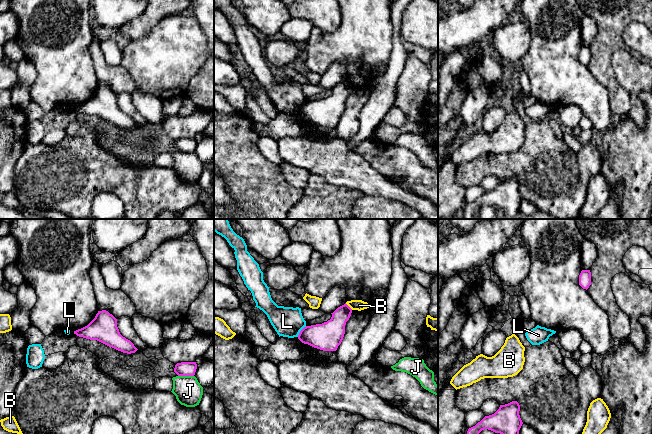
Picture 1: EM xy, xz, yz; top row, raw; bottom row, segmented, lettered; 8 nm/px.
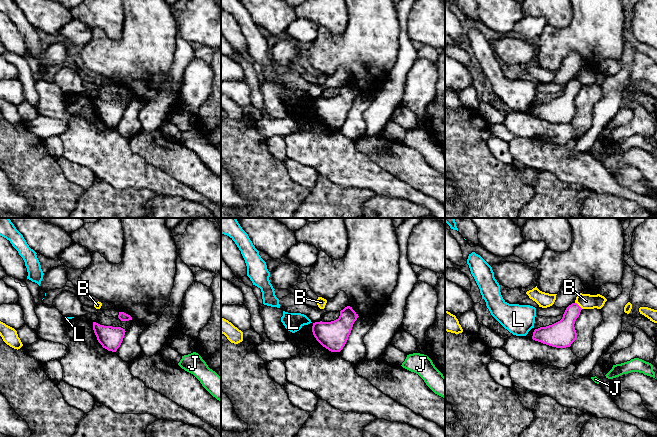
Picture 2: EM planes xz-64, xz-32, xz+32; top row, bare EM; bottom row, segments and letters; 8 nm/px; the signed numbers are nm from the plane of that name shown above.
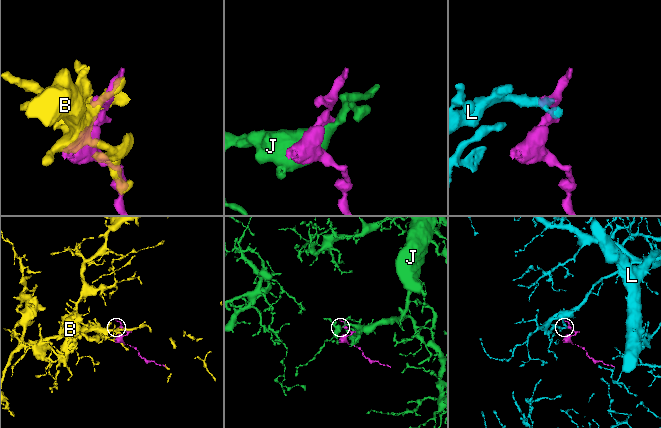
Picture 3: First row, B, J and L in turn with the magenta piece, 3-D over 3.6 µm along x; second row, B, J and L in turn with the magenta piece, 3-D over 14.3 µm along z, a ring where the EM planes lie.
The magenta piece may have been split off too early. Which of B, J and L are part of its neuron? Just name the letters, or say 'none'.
none

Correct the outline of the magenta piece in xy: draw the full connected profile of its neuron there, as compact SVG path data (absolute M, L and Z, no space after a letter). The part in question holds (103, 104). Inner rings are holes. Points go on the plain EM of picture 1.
M106 86L98 87L87 102L74 107L74 110L97 116L123 129L131 130L138 126L130 116L120 110L117 95Z

